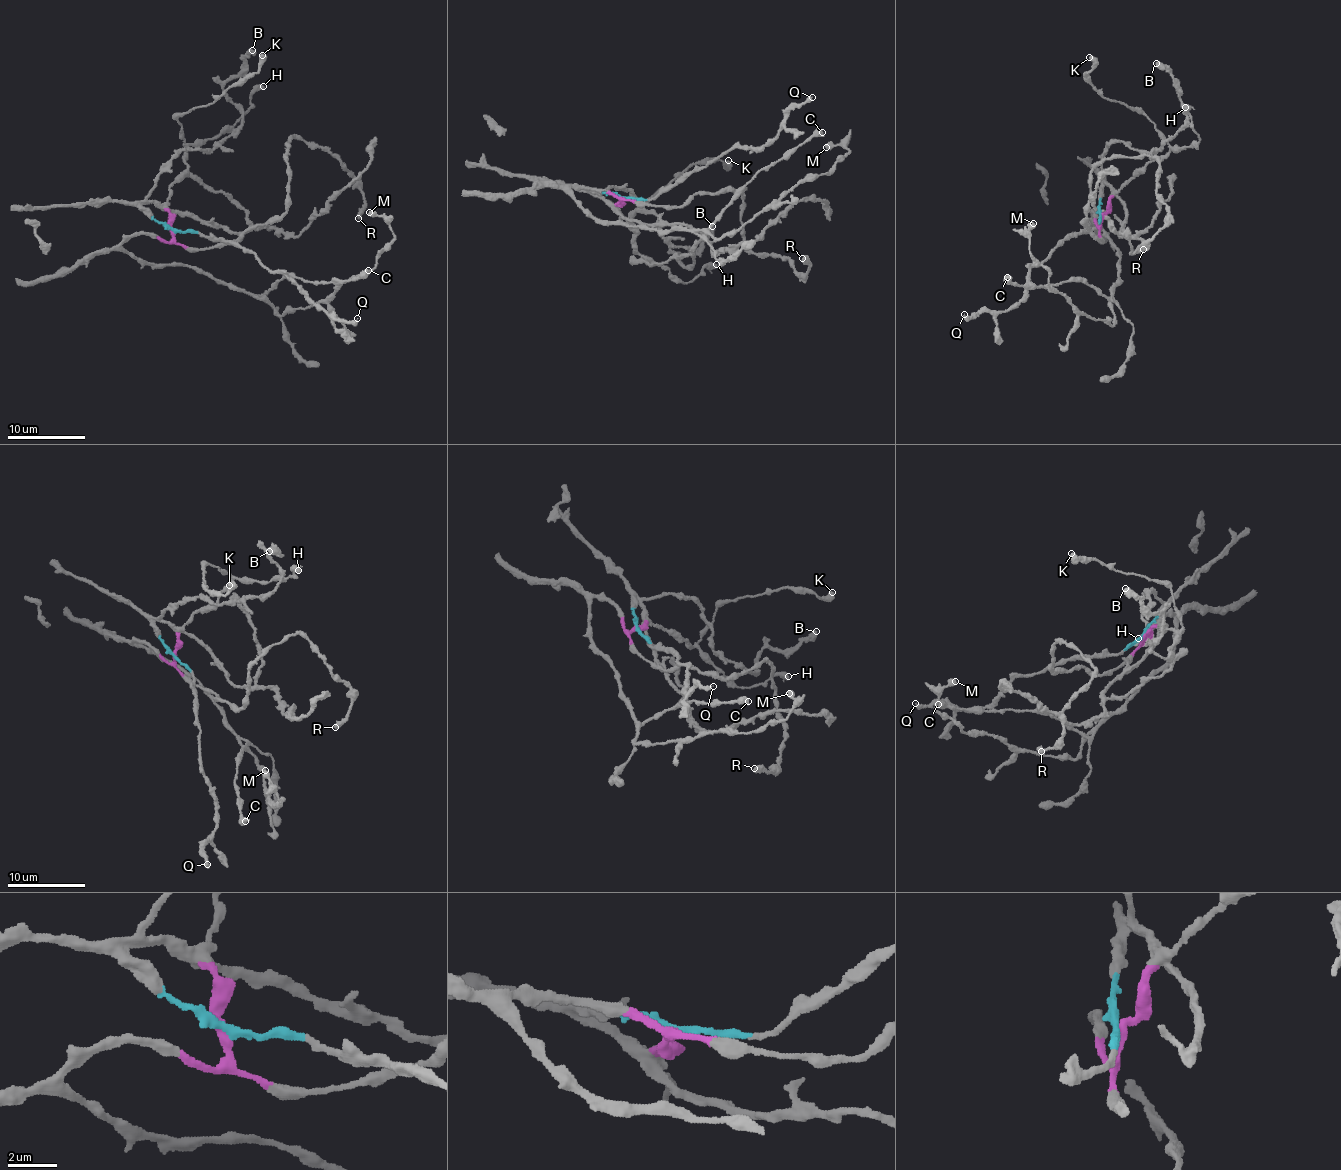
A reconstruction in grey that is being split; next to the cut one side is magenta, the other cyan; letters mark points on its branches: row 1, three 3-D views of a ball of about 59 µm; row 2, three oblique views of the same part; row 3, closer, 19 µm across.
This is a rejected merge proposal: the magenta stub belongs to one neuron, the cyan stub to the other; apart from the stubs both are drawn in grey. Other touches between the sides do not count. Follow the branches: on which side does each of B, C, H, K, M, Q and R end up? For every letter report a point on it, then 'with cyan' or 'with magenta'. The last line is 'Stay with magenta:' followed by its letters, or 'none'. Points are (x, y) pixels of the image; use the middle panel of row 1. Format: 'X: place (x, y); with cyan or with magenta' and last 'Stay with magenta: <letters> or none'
B: place (712, 226); with cyan
C: place (822, 132); with magenta
H: place (716, 264); with magenta
K: place (728, 160); with magenta
M: place (826, 147); with magenta
Q: place (812, 97); with cyan
R: place (802, 258); with magenta
Stay with magenta: C, H, K, M, R

